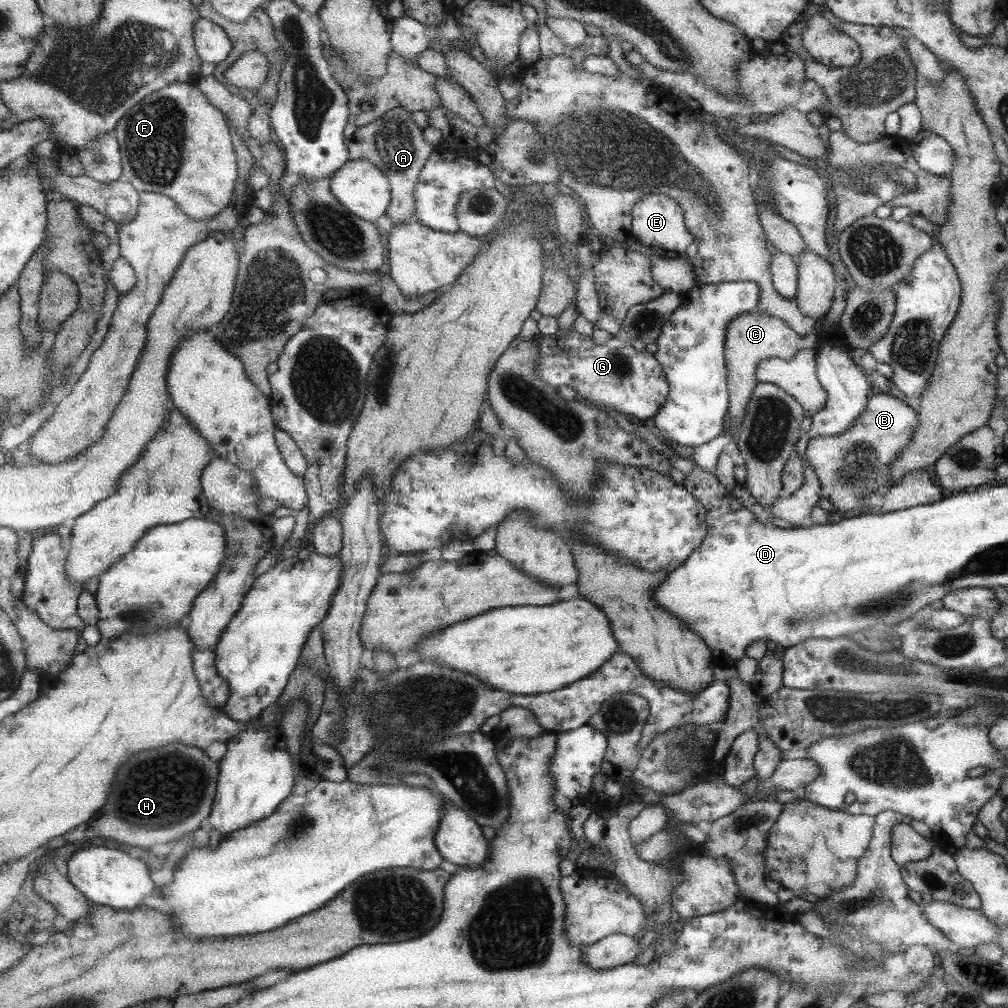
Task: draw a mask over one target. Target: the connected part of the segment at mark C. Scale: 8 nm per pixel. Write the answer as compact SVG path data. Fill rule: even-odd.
M757 310L747 311L746 313L739 313L737 318L734 318L726 327L725 331L725 359L726 359L726 386L729 388L729 408L726 410L727 429L723 429L723 433L727 431L732 440L736 444L736 430L741 424L742 418L746 414L746 406L749 404L753 388L758 384L757 379L754 378L758 362L766 358L781 358L790 359L800 350L815 350L818 346L818 337L815 332L806 334L805 336L797 335L787 324L783 323L779 318L767 316L768 314L758 313Z

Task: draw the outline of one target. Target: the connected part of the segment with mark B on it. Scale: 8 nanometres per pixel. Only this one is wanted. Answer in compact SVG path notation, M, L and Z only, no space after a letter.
M888 393L872 394L866 402L866 408L853 426L846 432L836 434L832 437L813 437L807 441L805 446L805 458L810 468L813 469L816 479L819 481L819 498L816 504L827 514L835 512L847 512L847 510L861 510L869 494L880 492L882 495L891 484L894 484L895 476L891 476L890 464L898 454L909 444L914 430L918 425L918 415L915 405L908 407Z

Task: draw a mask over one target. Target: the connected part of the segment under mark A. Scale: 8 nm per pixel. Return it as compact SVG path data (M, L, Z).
M395 108L373 122L357 129L351 139L346 140L350 160L367 160L375 163L390 179L392 186L392 203L387 216L393 226L415 219L417 211L416 186L427 162L436 153L438 146L425 140L423 128L413 120L413 112L405 108Z

